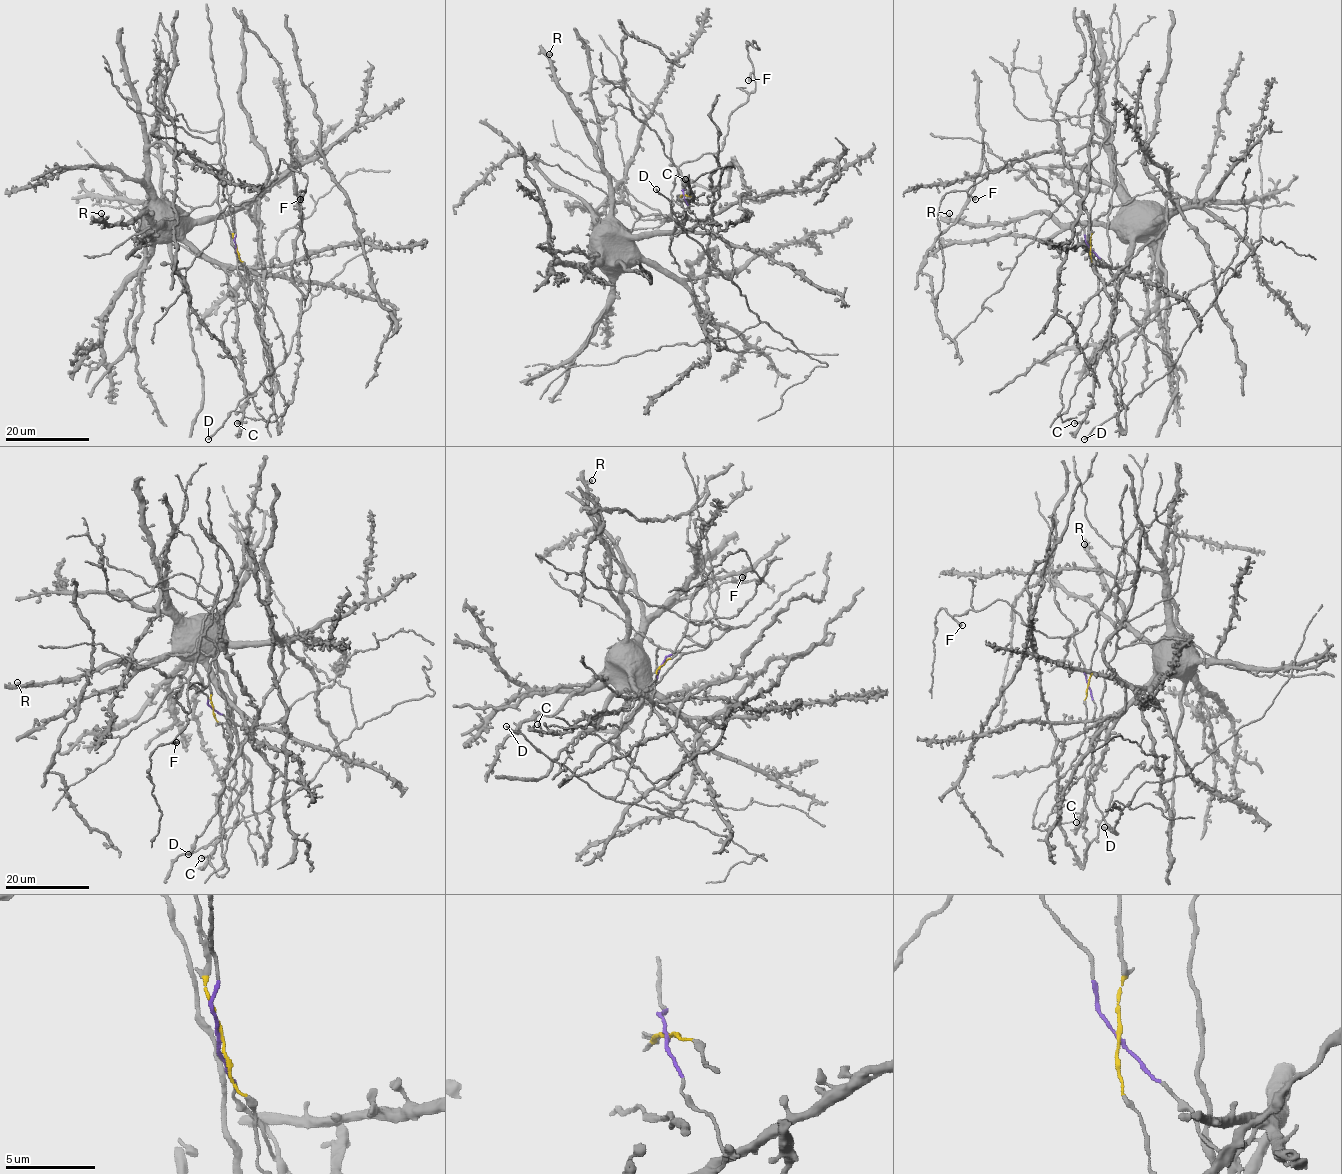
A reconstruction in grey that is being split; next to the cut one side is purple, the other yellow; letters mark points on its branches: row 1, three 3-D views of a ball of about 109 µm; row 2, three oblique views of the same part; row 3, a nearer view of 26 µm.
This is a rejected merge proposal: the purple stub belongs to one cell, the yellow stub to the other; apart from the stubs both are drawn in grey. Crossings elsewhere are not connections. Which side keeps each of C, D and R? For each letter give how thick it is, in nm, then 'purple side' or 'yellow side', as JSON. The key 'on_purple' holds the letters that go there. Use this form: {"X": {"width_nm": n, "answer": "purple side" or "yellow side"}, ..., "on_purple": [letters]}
{"C": {"width_nm": 320, "answer": "purple side"}, "D": {"width_nm": 190, "answer": "purple side"}, "R": {"width_nm": 400, "answer": "purple side"}, "on_purple": ["C", "D", "R"]}

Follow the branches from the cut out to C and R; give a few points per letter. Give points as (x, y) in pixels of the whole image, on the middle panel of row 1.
C: (684, 195), (697, 223), (693, 229), (673, 230), (683, 221), (687, 204), (694, 197), (685, 179)
R: (684, 195), (697, 225), (693, 229), (630, 234), (620, 224), (612, 210), (611, 176), (560, 86), (549, 54)

